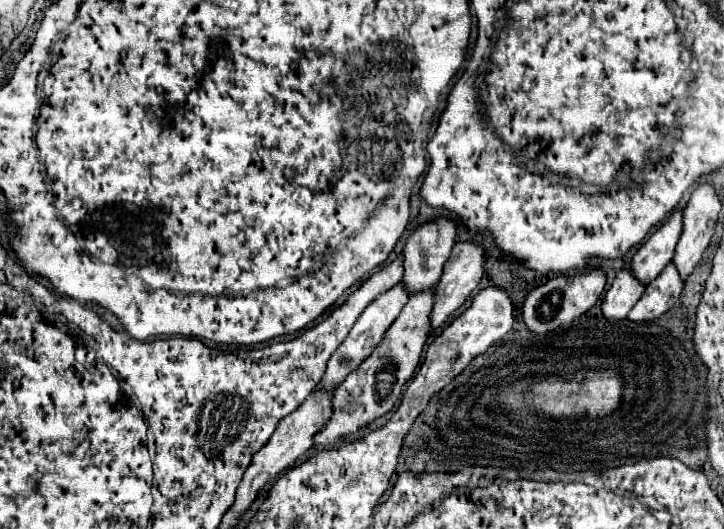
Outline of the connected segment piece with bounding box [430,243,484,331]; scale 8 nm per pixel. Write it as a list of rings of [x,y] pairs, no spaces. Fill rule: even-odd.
[[[456,243],[446,265],[444,265],[444,273],[436,285],[434,291],[434,307],[430,313],[430,327],[432,331],[440,329],[448,317],[464,305],[464,301],[468,299],[468,295],[474,291],[474,287],[480,283],[480,277],[484,275],[484,251],[480,245],[474,243]]]

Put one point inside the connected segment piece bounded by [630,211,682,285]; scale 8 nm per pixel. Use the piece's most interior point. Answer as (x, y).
(656, 253)

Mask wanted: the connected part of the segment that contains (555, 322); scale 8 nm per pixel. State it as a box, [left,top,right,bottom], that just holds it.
[522,269,606,335]

